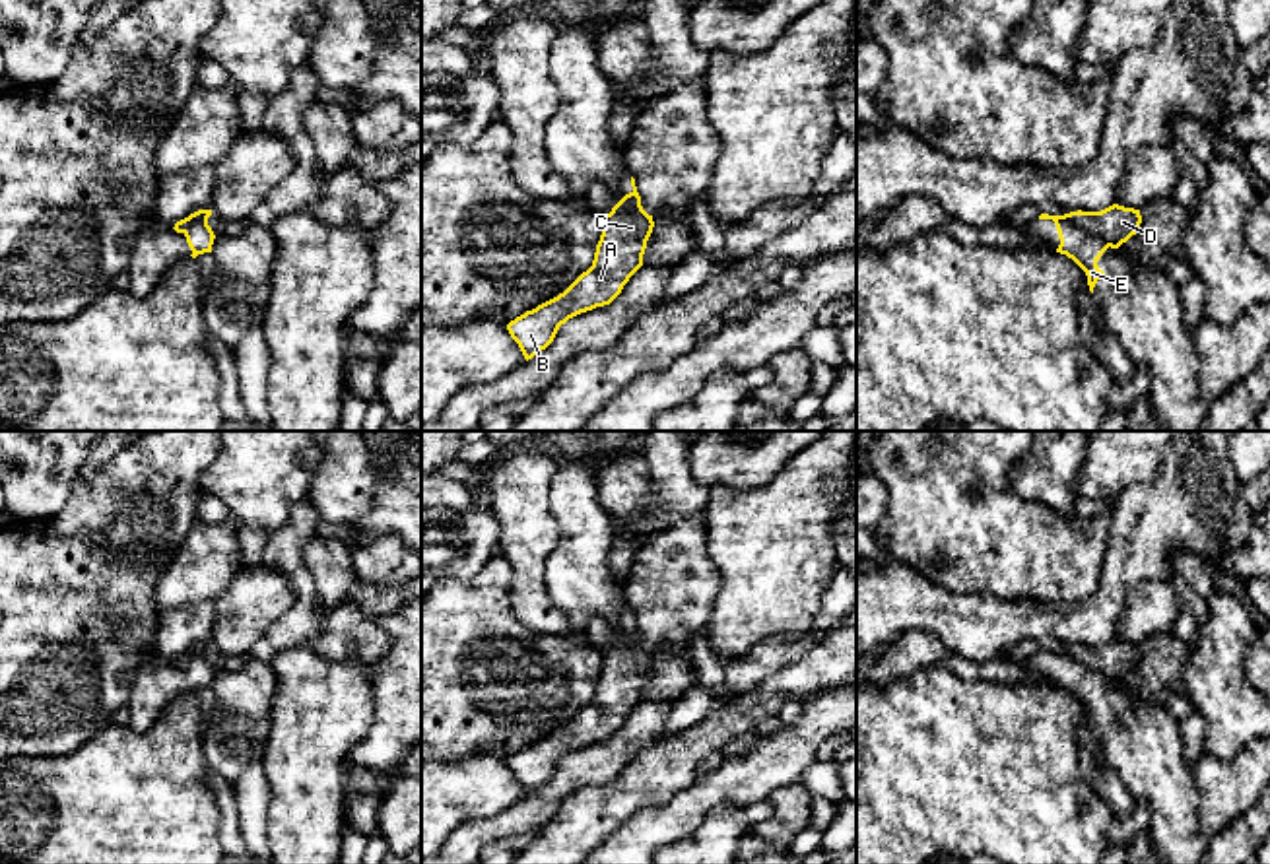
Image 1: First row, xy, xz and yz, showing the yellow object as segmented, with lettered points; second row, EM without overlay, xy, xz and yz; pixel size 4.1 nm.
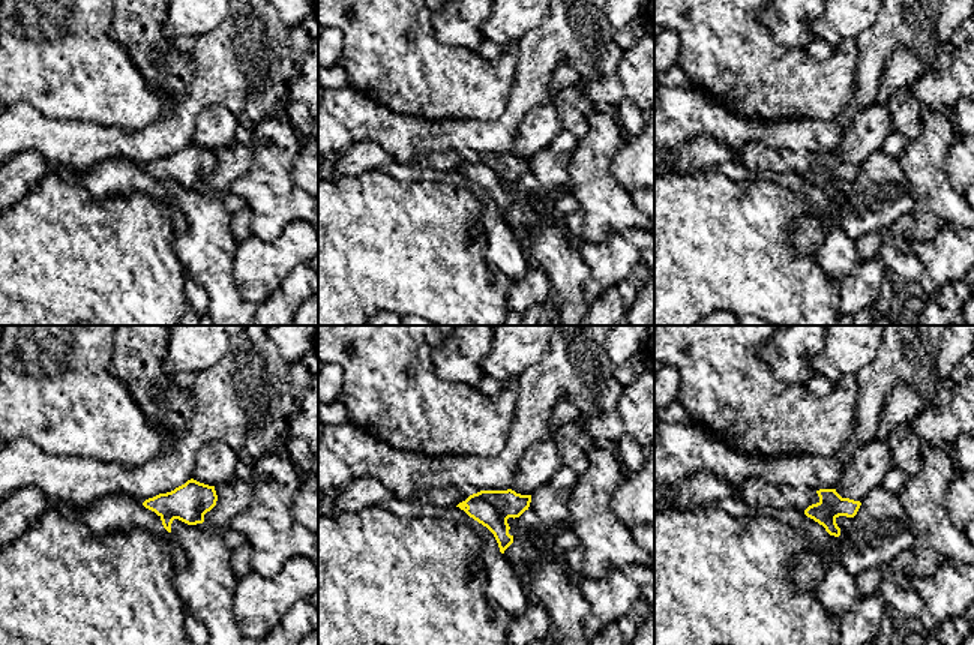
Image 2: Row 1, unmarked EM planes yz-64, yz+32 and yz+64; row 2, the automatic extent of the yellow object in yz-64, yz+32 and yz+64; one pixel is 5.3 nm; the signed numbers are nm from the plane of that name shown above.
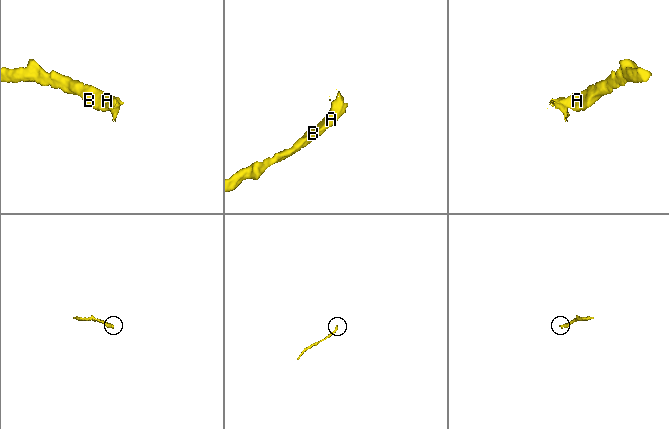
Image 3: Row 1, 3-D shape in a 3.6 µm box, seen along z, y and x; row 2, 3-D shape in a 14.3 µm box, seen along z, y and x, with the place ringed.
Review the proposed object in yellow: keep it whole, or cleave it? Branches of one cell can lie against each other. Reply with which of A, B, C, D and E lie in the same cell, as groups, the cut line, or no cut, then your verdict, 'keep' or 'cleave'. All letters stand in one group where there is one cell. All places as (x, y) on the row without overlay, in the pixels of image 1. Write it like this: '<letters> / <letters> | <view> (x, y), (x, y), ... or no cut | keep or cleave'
A B C D / E | yz (1063, 651), (1084, 666), (1100, 670), (1109, 680) | cleave

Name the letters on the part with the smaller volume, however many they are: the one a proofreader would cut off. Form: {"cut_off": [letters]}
{"cut_off": ["E"]}

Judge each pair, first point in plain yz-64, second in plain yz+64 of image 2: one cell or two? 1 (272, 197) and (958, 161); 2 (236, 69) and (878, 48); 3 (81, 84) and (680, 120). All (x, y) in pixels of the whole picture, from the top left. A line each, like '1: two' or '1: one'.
1: two
2: one
3: two

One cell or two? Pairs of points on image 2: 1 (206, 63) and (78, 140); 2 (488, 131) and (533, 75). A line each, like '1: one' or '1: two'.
1: one
2: one

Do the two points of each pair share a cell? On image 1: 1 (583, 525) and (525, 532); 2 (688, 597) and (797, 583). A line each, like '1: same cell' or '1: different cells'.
1: different cells
2: different cells

